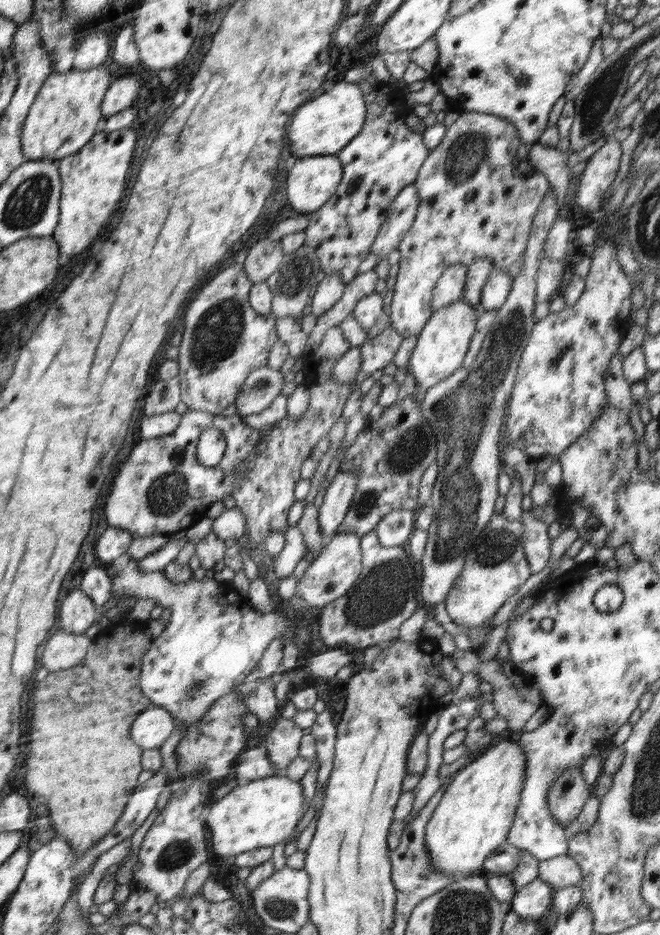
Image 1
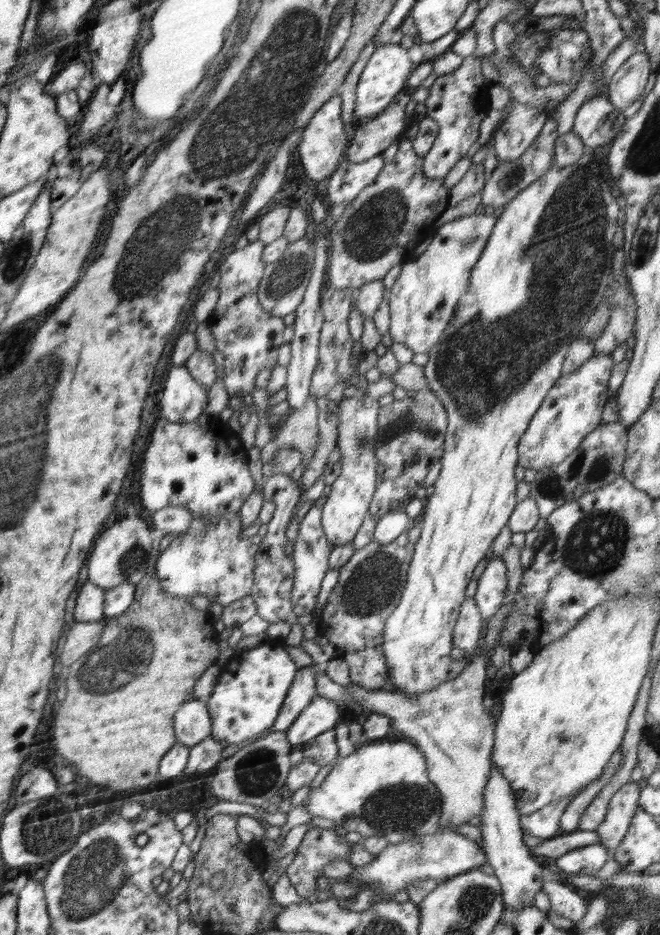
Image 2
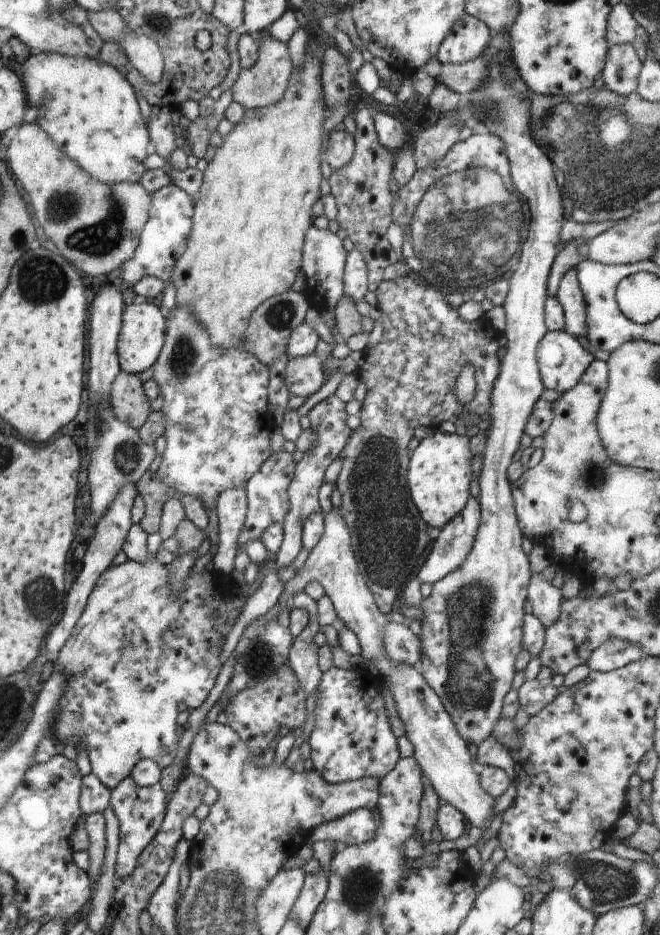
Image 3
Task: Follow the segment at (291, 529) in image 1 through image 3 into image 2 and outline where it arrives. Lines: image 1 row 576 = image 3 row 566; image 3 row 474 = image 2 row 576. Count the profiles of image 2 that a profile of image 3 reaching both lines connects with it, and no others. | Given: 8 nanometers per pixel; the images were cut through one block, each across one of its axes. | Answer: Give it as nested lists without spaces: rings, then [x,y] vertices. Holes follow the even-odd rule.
[[[326,485],[322,495],[314,501],[314,504],[308,510],[308,513],[304,516],[304,520],[299,524],[299,530],[294,542],[294,552],[290,558],[294,564],[294,576],[293,576],[293,590],[291,593],[292,602],[292,615],[293,617],[304,616],[306,614],[312,614],[315,610],[316,600],[318,600],[318,594],[320,594],[320,587],[328,572],[328,562],[330,560],[330,554],[335,547],[324,537],[324,532],[321,524],[321,512],[324,506],[324,502],[327,501],[327,497],[330,494],[332,486]]]

